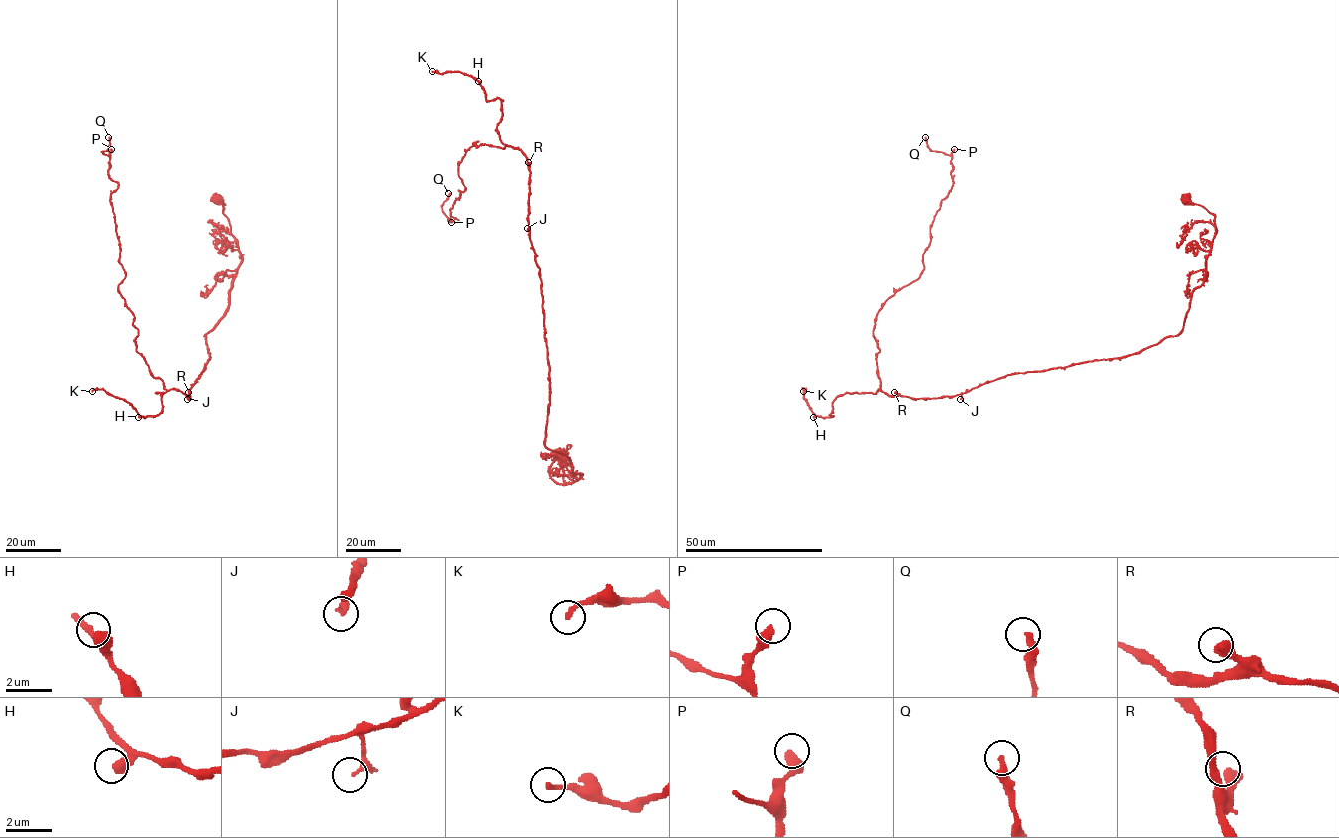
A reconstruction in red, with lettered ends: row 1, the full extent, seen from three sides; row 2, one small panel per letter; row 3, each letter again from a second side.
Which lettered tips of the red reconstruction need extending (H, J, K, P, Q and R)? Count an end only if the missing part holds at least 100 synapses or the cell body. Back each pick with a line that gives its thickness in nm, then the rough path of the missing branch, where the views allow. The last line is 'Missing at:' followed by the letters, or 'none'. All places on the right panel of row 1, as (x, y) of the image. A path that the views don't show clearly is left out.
K: 200 nm | (803, 391), (829, 391), (849, 408), (856, 430), (844, 443), (853, 453), (867, 449), (868, 422), (852, 417)
Missing at: K

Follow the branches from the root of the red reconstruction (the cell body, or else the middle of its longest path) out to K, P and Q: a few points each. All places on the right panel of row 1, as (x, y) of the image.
K: (1186, 199), (1215, 216), (1215, 236), (1177, 334), (954, 396), (846, 392), (832, 417), (817, 416), (803, 391)
P: (1186, 199), (1215, 216), (1215, 236), (1177, 334), (954, 396), (889, 396), (876, 314), (924, 267), (954, 149)
Q: (1186, 199), (1215, 236), (1177, 334), (889, 396), (876, 314), (920, 274), (953, 183), (925, 137)

